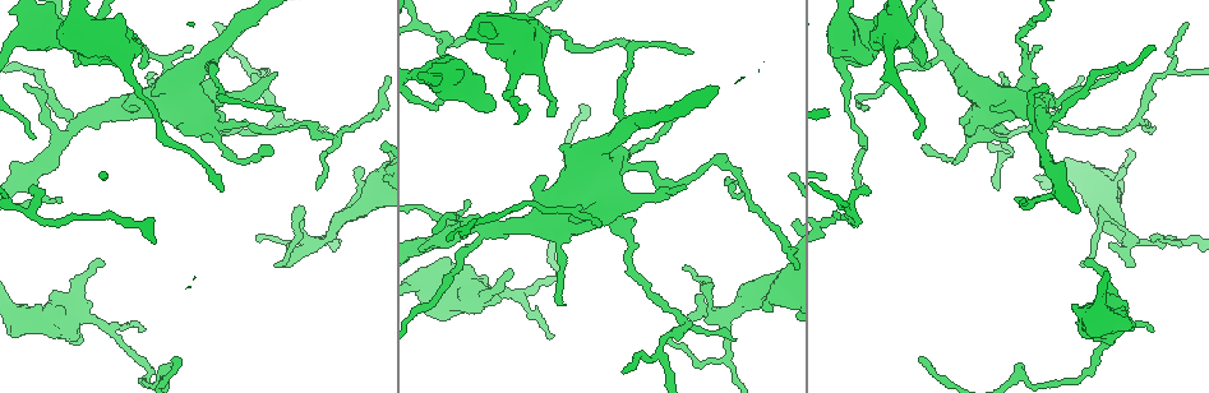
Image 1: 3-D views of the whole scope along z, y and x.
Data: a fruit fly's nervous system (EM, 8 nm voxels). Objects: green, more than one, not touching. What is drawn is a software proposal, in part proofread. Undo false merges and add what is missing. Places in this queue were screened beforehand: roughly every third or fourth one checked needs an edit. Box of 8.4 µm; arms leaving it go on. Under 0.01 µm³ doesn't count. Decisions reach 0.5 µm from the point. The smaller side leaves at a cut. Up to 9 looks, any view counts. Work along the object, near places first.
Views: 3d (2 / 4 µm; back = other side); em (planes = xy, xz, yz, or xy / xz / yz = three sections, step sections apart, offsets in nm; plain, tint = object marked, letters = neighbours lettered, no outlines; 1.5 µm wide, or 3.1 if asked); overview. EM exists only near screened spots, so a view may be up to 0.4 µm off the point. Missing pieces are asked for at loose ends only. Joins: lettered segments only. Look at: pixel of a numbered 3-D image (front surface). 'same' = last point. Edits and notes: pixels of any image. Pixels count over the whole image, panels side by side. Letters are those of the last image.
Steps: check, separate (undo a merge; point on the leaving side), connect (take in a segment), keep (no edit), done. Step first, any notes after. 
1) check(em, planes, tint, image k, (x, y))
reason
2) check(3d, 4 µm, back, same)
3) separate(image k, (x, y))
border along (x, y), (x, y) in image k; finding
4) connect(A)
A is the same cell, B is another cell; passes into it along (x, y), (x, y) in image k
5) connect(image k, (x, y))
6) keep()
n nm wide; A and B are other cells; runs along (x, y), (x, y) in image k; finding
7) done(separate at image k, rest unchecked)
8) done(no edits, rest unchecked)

check(3d, 2 µm, image 1, (1133, 265))
free end

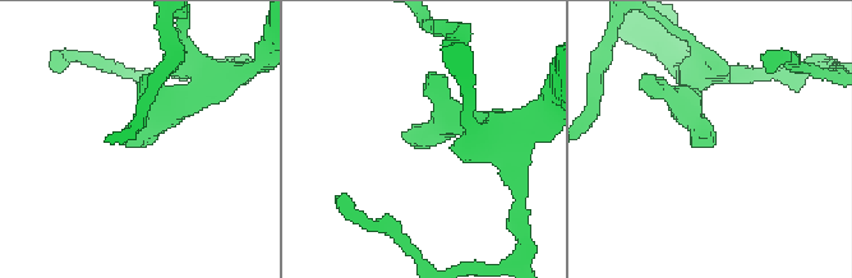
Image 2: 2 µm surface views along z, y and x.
check(em, yz, step 4, tint, image 2, (709, 138))
now the EM

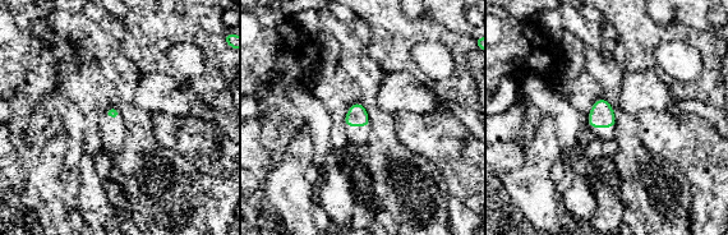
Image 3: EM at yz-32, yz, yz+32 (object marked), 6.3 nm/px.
check(em, planes, letters, same)

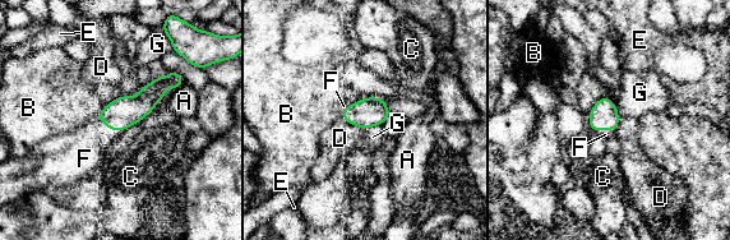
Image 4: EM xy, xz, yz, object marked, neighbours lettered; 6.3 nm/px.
connect(F)
F is the same cell, A, B, C, D, E and G are other cells; it goes on there

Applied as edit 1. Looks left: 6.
check(em, planes, letters, image 1, (317, 188))
tapers out

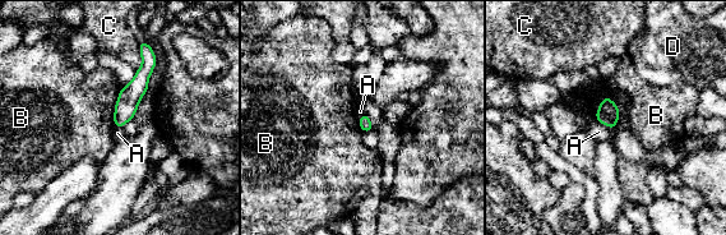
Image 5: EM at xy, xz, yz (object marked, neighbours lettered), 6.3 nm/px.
keep()
A, B, C and D are other cells; runs along (144, 51), (147, 68), (118, 124) in image 5; no lettered segment goes on from it

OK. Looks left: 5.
check(overview)

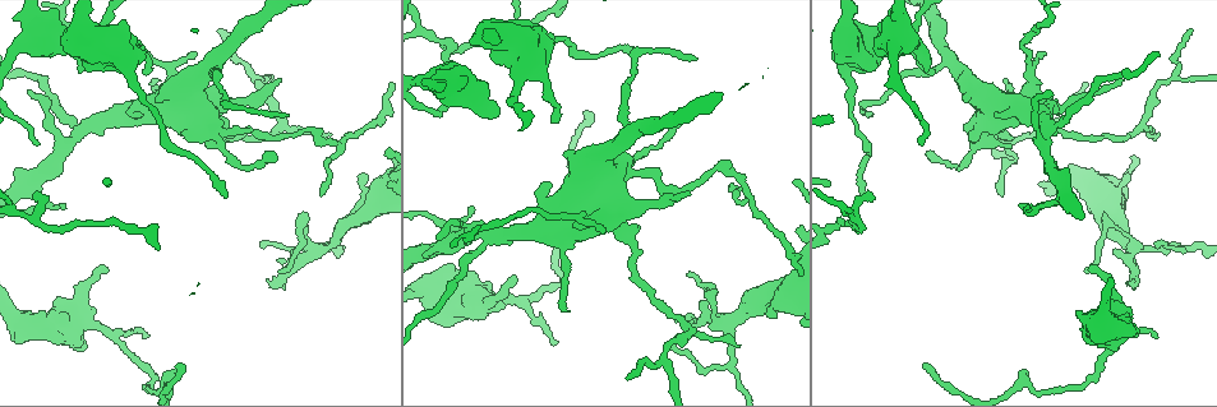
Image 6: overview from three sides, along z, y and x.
check(3d, 2 µm, image 6, (513, 275))
free end

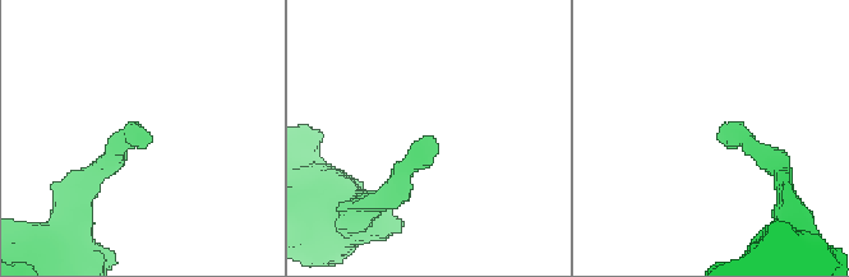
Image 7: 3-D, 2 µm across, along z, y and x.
check(em, xy, step 4, tint, image 7, (140, 140))
now the EM

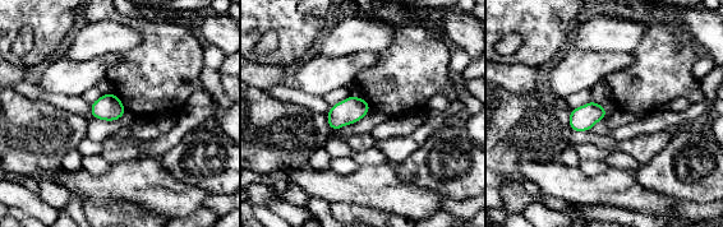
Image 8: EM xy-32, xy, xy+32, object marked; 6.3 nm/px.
check(em, planes, letters, same)
cut it another way

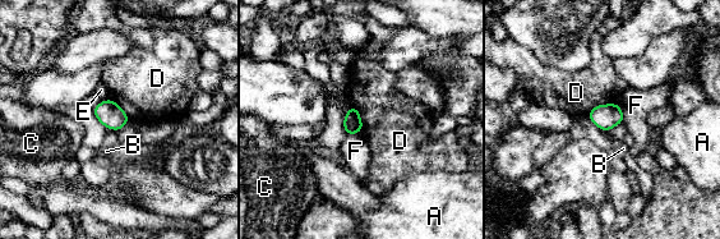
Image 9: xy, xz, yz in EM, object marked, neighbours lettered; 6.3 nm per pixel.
keep()
A, B, C, D, E and F are other cells; border along (609, 102), (595, 105), (586, 115) in image 9; none of them fits

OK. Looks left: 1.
done(connect at image 4, rest unchecked)

